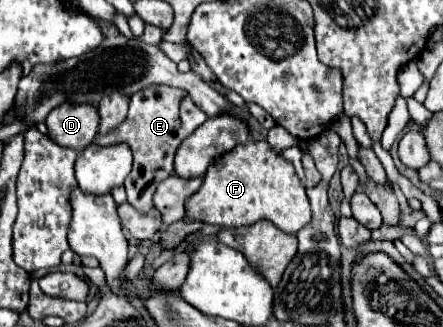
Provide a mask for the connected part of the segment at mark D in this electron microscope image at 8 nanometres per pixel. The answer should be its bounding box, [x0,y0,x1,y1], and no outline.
[46,104,100,148]

